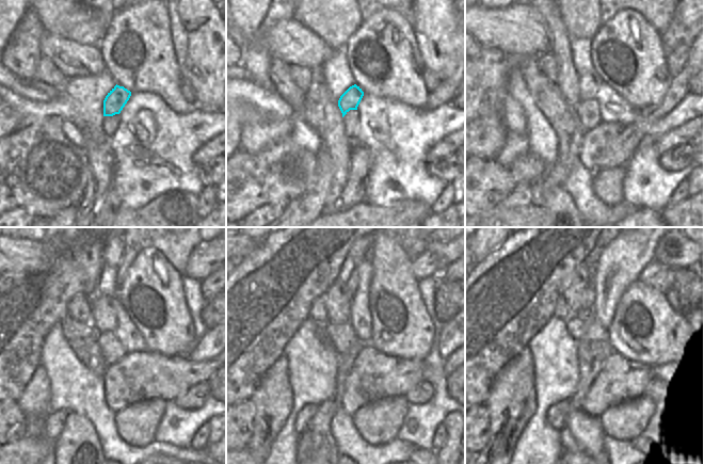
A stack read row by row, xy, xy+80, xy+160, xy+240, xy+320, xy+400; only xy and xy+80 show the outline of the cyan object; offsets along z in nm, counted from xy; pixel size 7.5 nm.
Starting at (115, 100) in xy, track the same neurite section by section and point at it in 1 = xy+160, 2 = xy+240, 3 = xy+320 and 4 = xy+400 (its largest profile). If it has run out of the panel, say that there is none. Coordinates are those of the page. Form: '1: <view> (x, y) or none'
1: xy+160 (588, 82)
2: xy+240 (102, 307)
3: xy+320 (337, 299)
4: xy+400 (574, 294)

